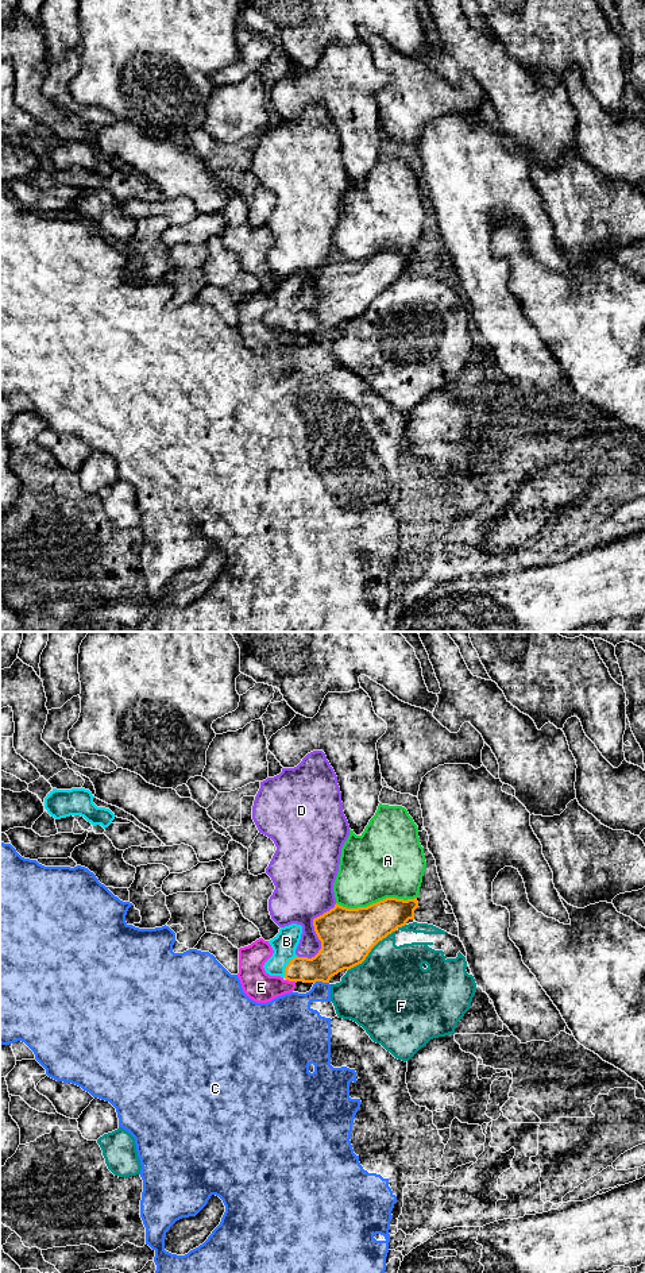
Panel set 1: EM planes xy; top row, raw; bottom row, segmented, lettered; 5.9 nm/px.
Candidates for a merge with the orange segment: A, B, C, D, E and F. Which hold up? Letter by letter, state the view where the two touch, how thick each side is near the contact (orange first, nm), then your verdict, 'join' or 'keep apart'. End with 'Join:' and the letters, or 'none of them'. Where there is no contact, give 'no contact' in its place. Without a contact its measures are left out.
A: meets orange in xy; 320 nm thick on the orange side, 440 nm on the other; keep apart
B: meets orange in xy; 170 nm thick on the orange side, 140 nm on the other; join
C: meets orange in xy; 280 nm thick on the orange side, 220 nm on the other; keep apart
D: meets orange in xy; 320 nm thick on the orange side, 320 nm on the other; keep apart
E: meets orange in xy; 170 nm thick on the orange side, 180 nm on the other; keep apart
F: meets orange in xy; 320 nm thick on the orange side, 460 nm on the other; keep apart
Join: B

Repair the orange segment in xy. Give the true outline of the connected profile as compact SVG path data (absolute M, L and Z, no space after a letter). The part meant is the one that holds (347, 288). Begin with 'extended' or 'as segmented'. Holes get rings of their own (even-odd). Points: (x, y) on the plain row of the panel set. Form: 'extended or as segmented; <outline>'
extended; M386 250L358 261L336 255L313 271L314 283L321 293L321 301L314 309L296 306L302 278L291 275L281 279L269 293L274 305L263 320L270 328L281 328L289 333L329 335L339 324L362 316L379 293L414 271L417 259L417 250Z

